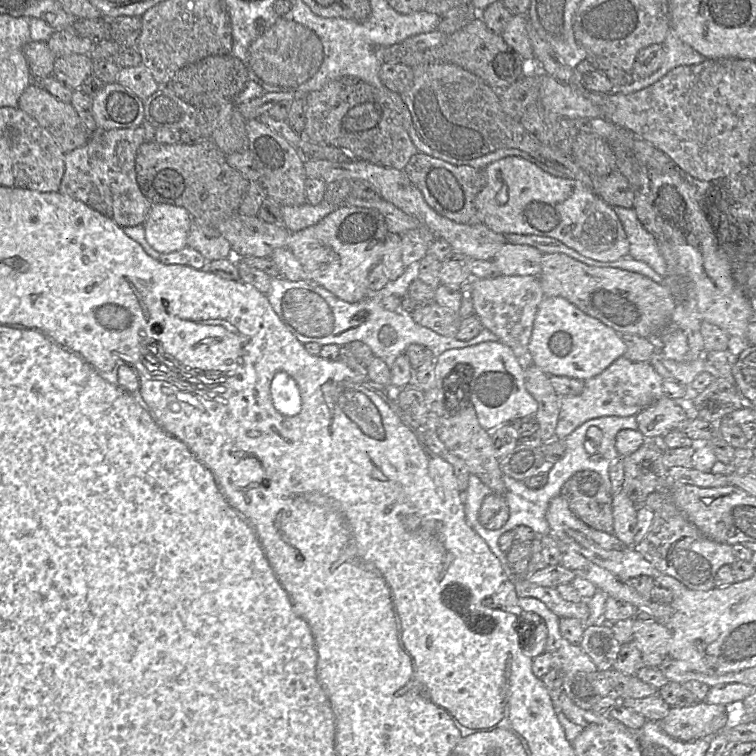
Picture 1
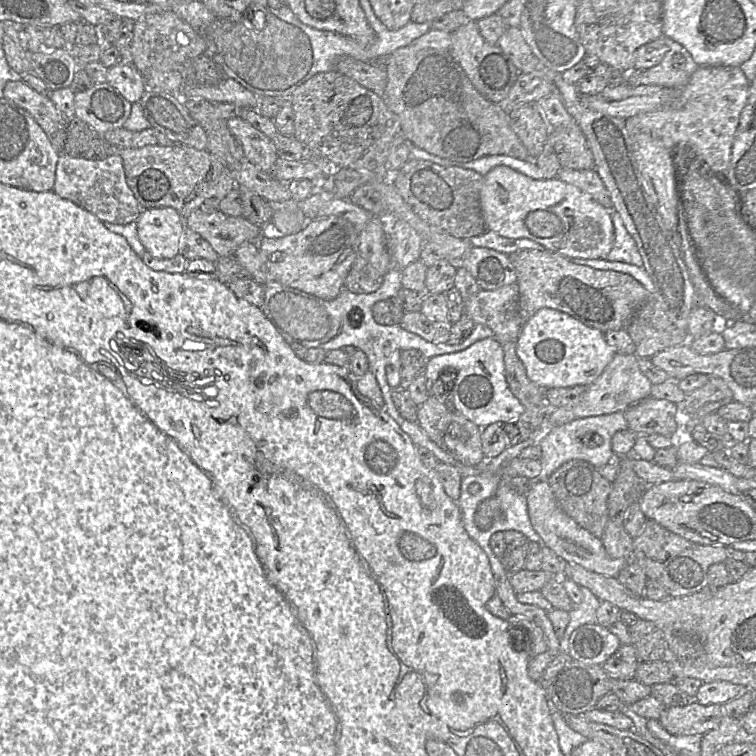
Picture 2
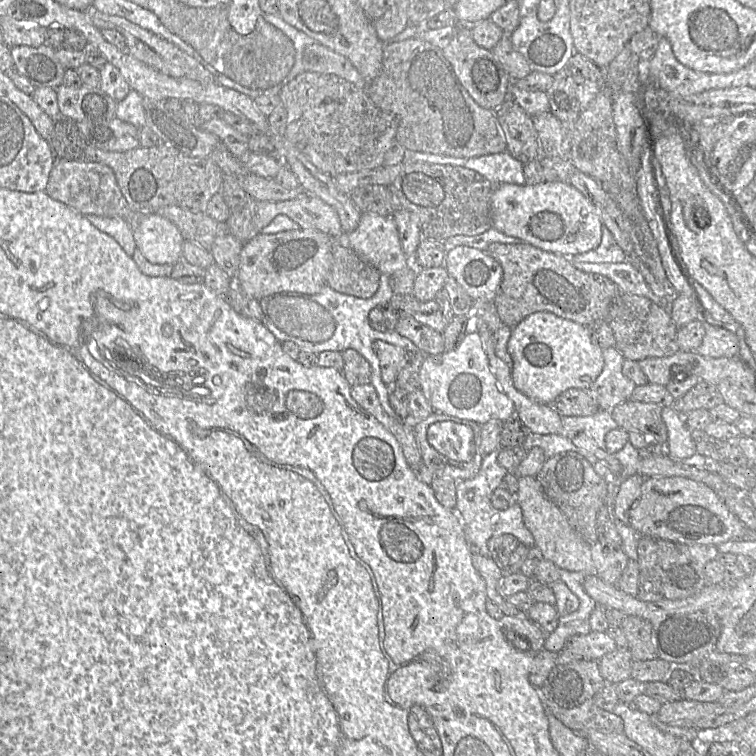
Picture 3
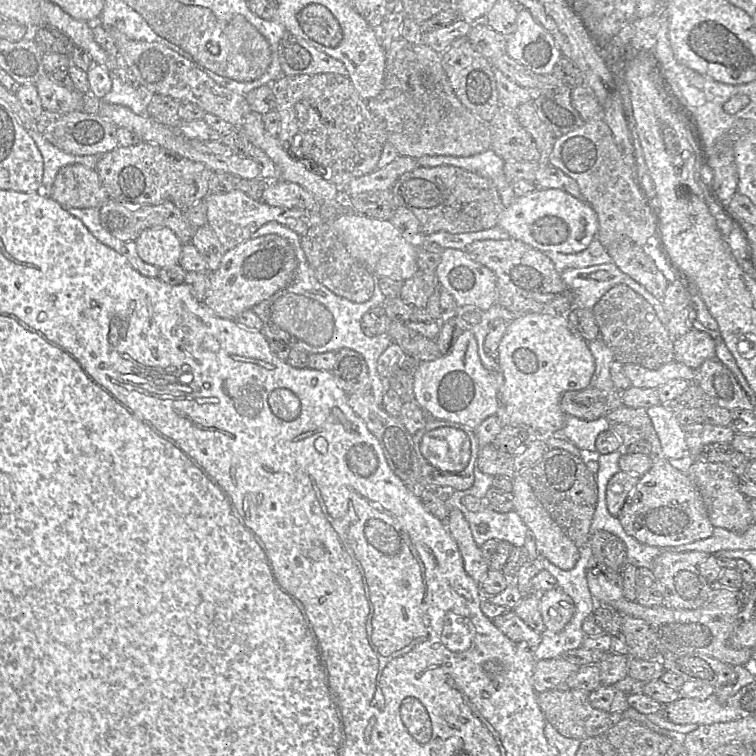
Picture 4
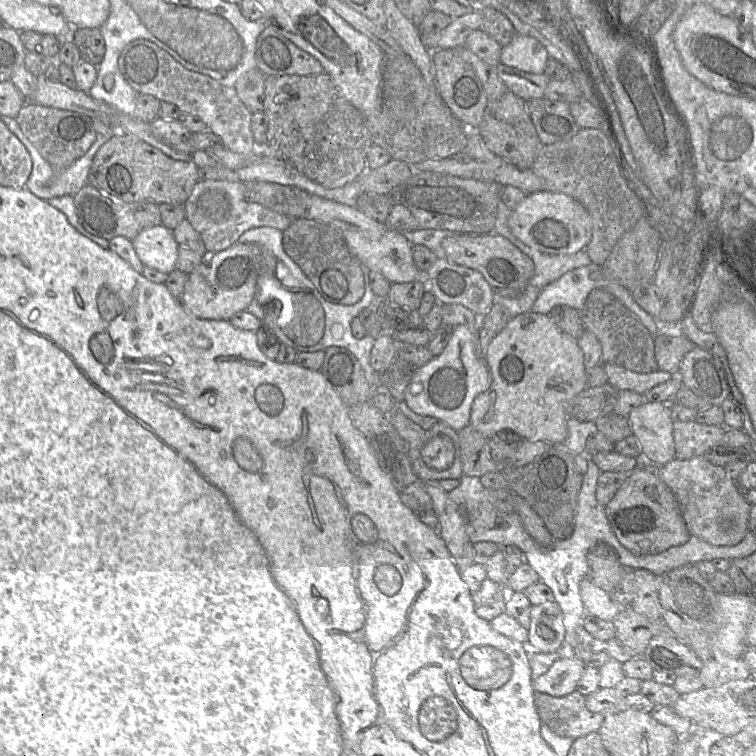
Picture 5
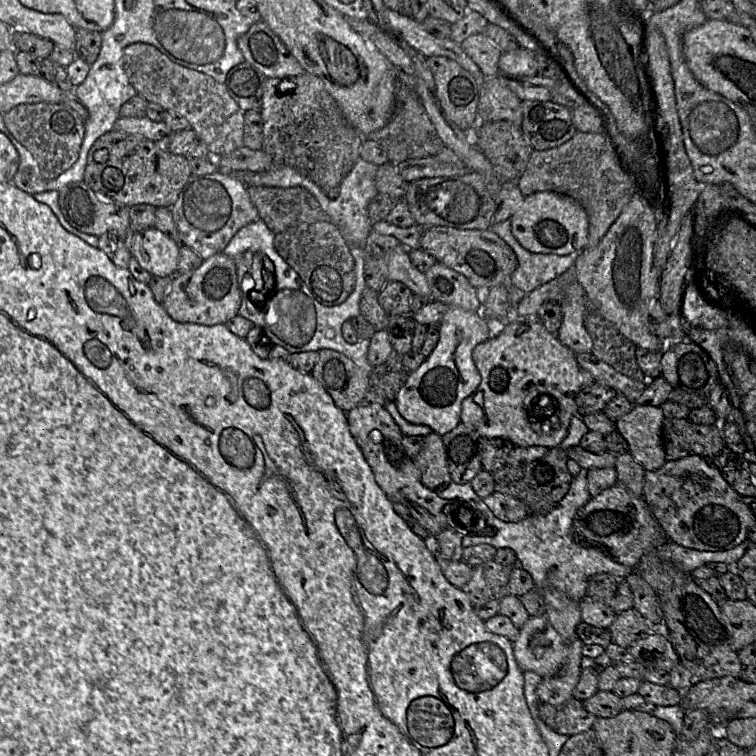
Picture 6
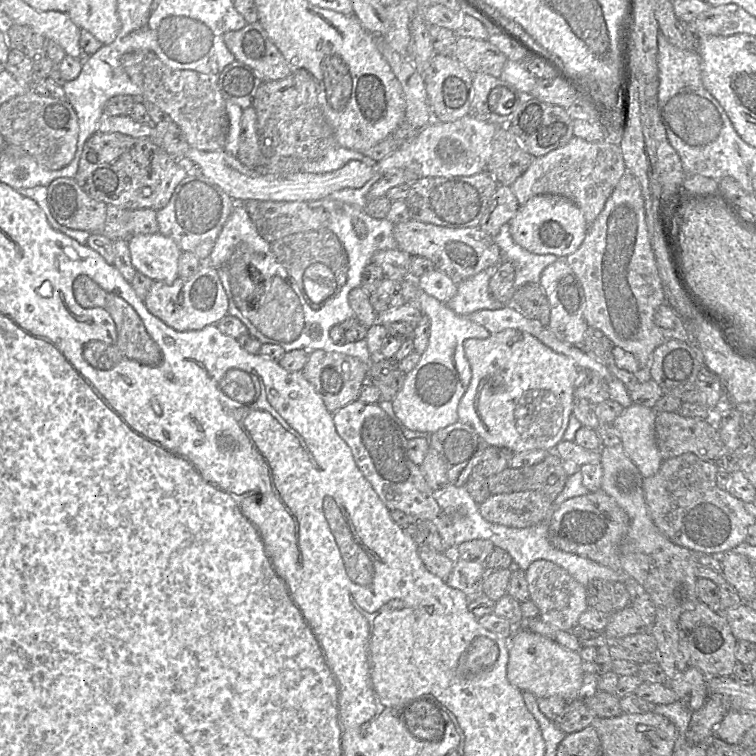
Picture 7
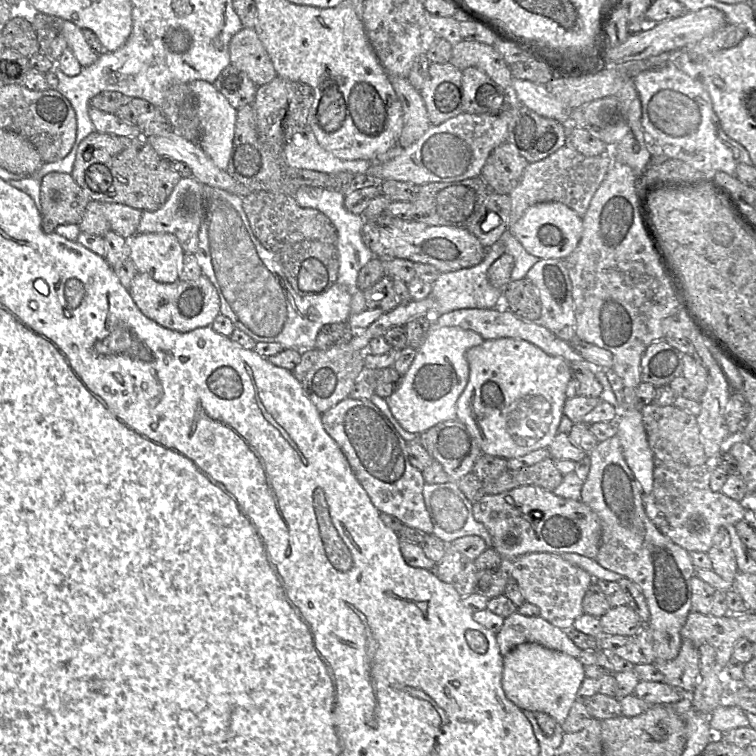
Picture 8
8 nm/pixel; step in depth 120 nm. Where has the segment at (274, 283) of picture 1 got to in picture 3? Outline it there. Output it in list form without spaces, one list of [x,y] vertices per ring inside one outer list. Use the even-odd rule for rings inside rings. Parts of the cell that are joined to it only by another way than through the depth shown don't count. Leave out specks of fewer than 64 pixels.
[[[381,274],[380,286],[377,292],[370,298],[358,298],[351,295],[339,293],[330,286],[325,285],[320,292],[316,294],[302,294],[302,293],[279,293],[270,295],[258,300],[263,311],[263,320],[261,321],[267,329],[276,337],[281,343],[285,341],[292,341],[298,345],[300,350],[305,350],[319,354],[323,351],[339,351],[343,352],[346,349],[354,349],[360,353],[371,365],[371,383],[377,391],[379,401],[386,411],[386,413],[396,419],[406,421],[400,418],[392,408],[389,402],[389,394],[387,384],[382,380],[381,368],[379,358],[373,348],[373,343],[377,340],[382,340],[390,344],[399,346],[405,350],[419,350],[416,345],[406,337],[401,336],[396,330],[377,331],[369,324],[369,312],[379,306],[389,303],[394,294],[390,285],[389,277],[391,275]]]

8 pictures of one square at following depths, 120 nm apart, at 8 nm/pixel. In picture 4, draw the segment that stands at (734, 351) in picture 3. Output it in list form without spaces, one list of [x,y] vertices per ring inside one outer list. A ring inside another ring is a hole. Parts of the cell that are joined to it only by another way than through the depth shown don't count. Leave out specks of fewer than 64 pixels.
[[[693,328],[683,336],[674,338],[673,347],[674,360],[692,369],[715,357],[715,341],[711,335]]]

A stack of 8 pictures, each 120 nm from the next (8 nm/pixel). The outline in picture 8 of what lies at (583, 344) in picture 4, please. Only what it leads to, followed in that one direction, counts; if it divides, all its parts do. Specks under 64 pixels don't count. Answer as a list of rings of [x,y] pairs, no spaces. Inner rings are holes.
[[[517,338],[485,340],[466,352],[469,363],[468,383],[457,401],[457,420],[476,438],[484,454],[505,459],[524,456],[548,448],[555,435],[567,400],[566,388],[572,379],[570,364],[561,357],[547,354],[538,346]]]

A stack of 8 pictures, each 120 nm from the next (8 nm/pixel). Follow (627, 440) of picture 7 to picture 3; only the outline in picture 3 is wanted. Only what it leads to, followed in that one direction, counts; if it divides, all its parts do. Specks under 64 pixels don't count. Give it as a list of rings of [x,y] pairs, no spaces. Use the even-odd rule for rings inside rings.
[[[663,407],[661,415],[668,433],[666,455],[673,460],[684,460],[696,454],[692,431],[687,426],[684,416],[671,407]]]

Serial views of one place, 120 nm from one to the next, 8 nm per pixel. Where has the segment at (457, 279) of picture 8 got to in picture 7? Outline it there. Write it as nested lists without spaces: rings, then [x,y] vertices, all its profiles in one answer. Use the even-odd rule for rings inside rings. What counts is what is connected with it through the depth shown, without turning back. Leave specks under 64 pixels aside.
[[[490,266],[458,283],[457,293],[446,304],[457,314],[469,315],[479,310],[500,309],[503,305],[489,290],[489,282],[498,266]]]

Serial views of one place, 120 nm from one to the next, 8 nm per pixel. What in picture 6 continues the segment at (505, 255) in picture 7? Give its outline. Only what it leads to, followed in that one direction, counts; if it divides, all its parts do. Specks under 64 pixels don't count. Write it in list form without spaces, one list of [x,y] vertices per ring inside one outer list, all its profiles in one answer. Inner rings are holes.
[[[511,221],[492,224],[489,228],[514,251],[518,265],[510,278],[510,285],[528,293],[555,279],[574,265],[579,253],[568,255],[533,253],[523,248],[511,232]]]

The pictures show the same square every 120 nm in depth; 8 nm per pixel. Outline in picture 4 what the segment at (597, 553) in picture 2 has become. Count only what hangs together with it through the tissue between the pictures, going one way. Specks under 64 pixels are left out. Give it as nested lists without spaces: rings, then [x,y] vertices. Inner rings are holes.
[[[519,474],[513,477],[512,494],[513,510],[533,534],[538,554],[562,570],[571,570],[579,559],[579,548],[551,518],[535,496],[531,486]]]

